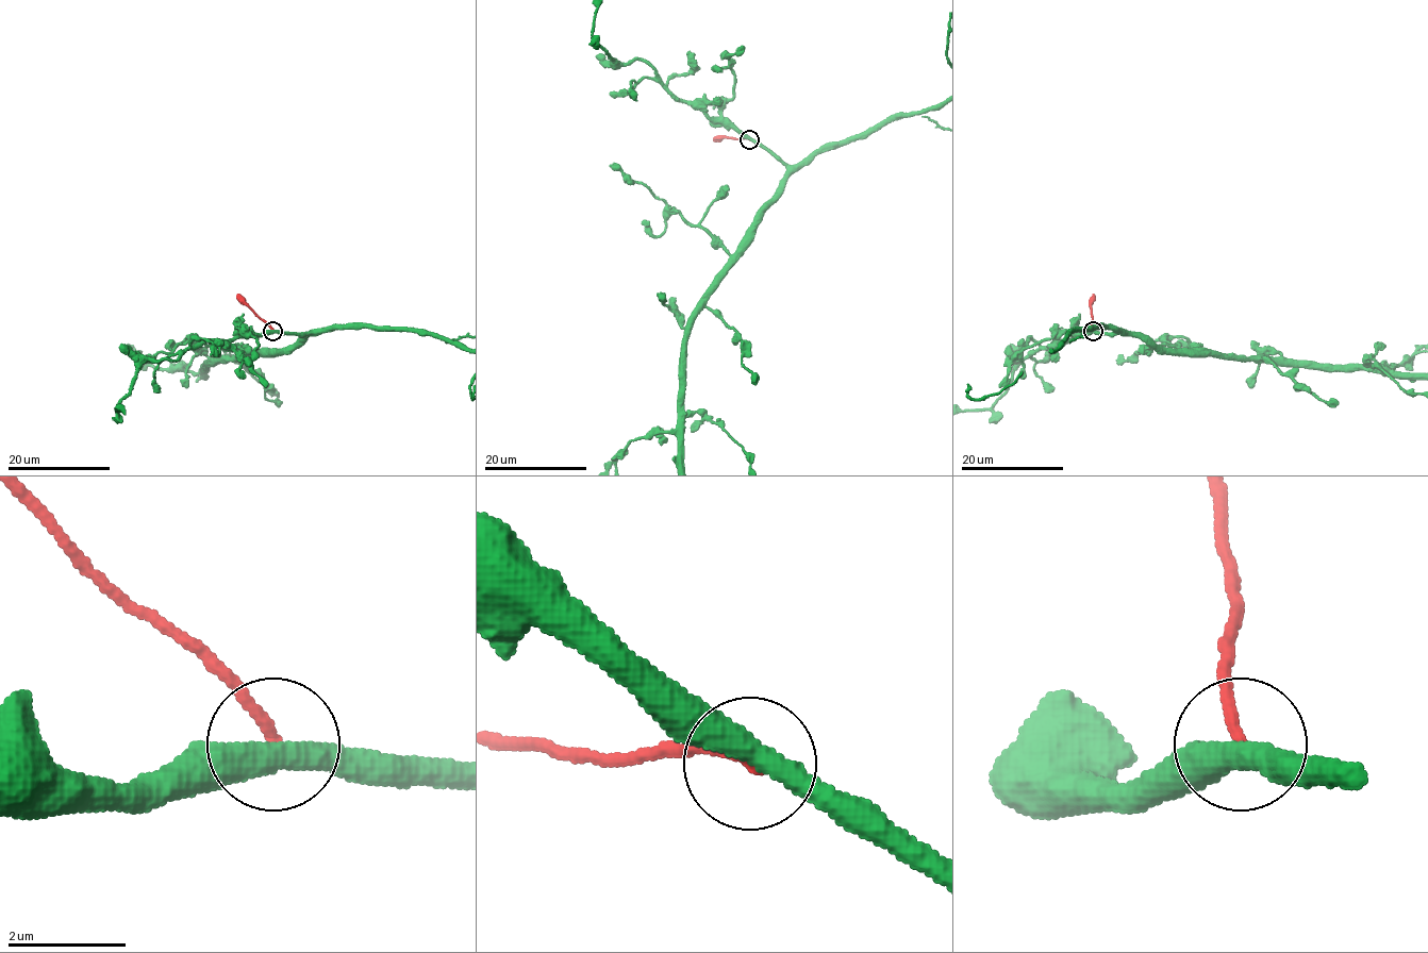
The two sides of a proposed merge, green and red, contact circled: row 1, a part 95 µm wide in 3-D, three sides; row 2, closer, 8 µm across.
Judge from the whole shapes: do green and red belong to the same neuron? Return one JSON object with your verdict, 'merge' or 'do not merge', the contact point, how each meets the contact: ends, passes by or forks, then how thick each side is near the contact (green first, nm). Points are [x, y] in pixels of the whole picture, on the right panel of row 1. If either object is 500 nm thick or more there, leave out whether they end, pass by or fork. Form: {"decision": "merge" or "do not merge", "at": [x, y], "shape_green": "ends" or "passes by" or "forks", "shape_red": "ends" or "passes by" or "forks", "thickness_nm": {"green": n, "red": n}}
{"decision": "do not merge", "at": [1093, 331], "shape_green": "passes by", "shape_red": "ends", "thickness_nm": {"green": 420, "red": 190}}

